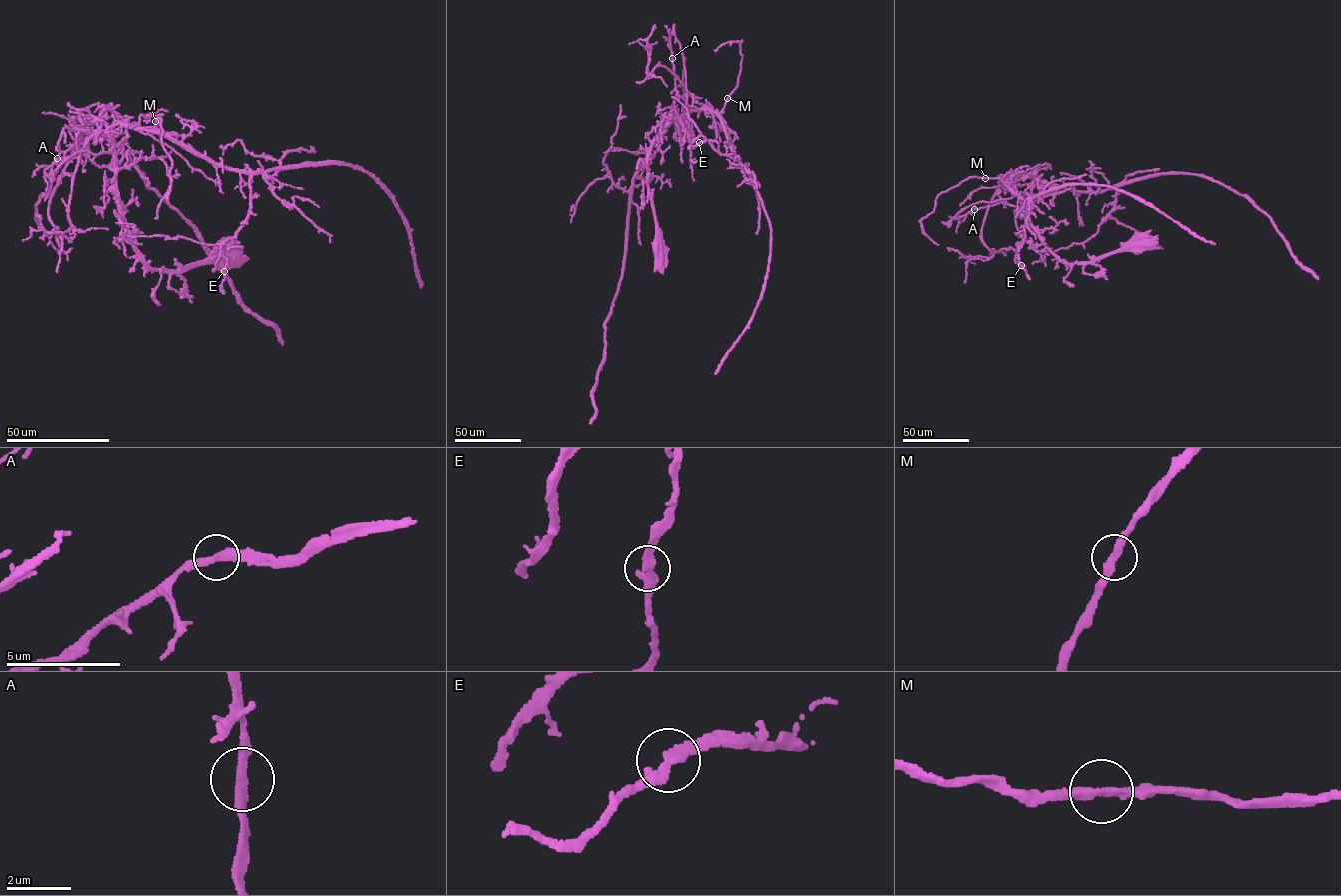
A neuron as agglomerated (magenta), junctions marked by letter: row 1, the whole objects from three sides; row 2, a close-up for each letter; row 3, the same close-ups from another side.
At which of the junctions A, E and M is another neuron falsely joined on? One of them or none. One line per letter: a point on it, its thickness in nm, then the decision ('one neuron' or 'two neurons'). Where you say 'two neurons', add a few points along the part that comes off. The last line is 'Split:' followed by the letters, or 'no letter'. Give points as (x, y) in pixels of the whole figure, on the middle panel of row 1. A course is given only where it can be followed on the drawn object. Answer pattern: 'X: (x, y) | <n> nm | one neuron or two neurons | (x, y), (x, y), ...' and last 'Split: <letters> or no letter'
A: (672, 58) | 300 nm | one neuron
E: (699, 142) | 280 nm | one neuron
M: (727, 98) | 300 nm | one neuron
Split: no letter

